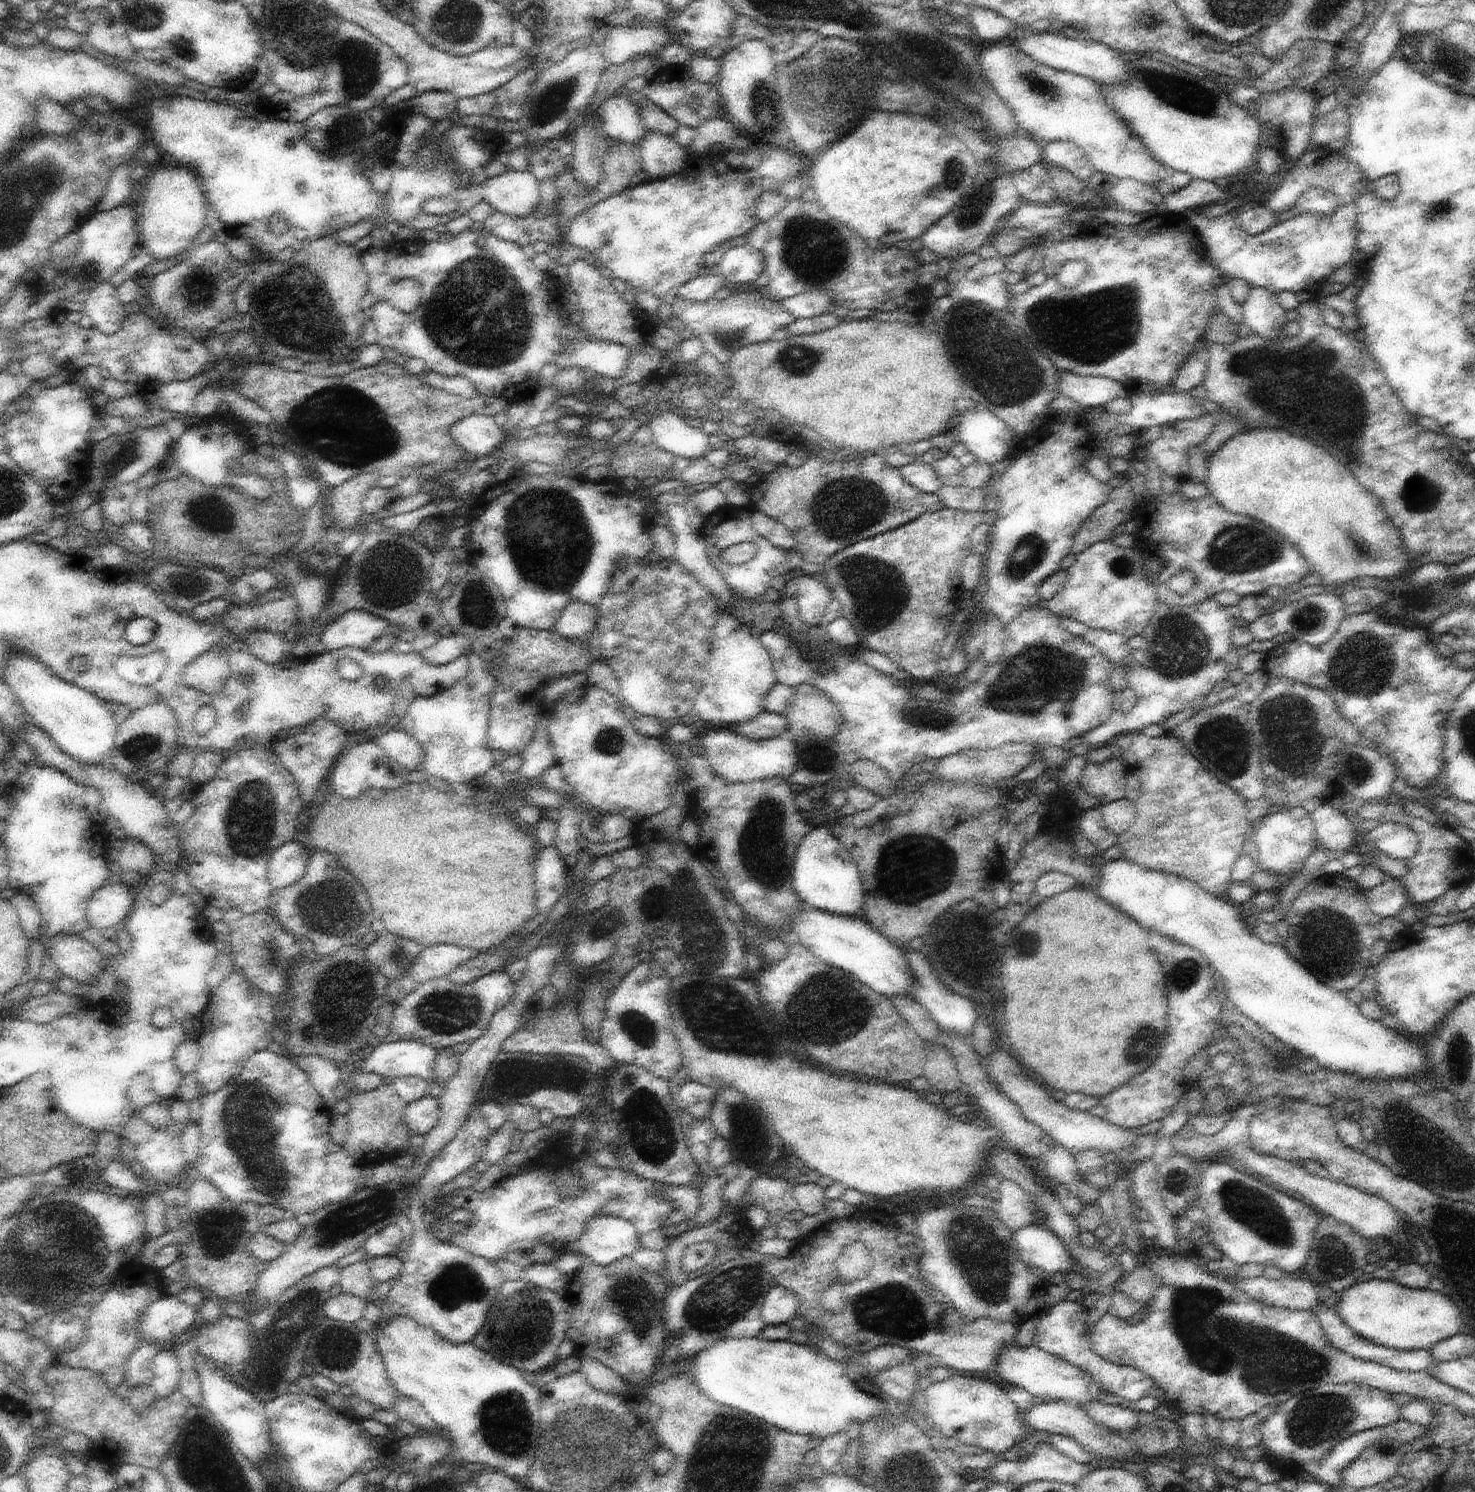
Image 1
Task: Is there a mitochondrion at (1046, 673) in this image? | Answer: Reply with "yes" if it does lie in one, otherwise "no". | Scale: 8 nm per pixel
yes

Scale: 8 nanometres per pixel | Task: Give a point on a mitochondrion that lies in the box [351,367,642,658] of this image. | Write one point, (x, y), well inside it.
(557, 516)

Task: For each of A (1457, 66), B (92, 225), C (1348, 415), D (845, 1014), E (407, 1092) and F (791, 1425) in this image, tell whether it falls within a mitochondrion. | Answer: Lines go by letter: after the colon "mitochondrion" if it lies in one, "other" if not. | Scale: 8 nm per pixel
A: mitochondrion
B: other
C: mitochondrion
D: mitochondrion
E: other
F: other

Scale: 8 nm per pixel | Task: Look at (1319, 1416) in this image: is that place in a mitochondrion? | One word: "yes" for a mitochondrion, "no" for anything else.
yes

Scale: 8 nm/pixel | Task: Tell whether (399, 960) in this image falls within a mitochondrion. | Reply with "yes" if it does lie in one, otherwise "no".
yes

